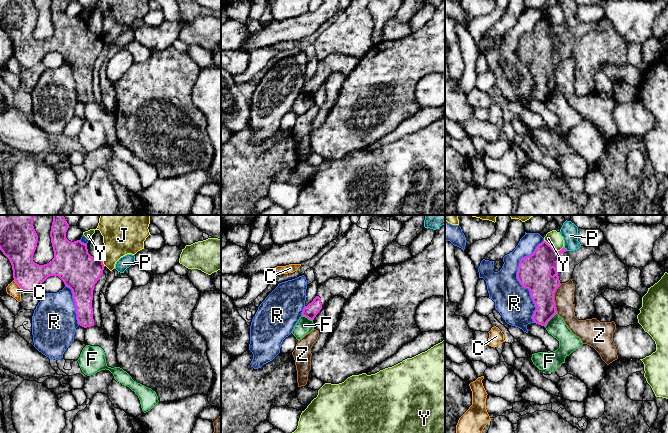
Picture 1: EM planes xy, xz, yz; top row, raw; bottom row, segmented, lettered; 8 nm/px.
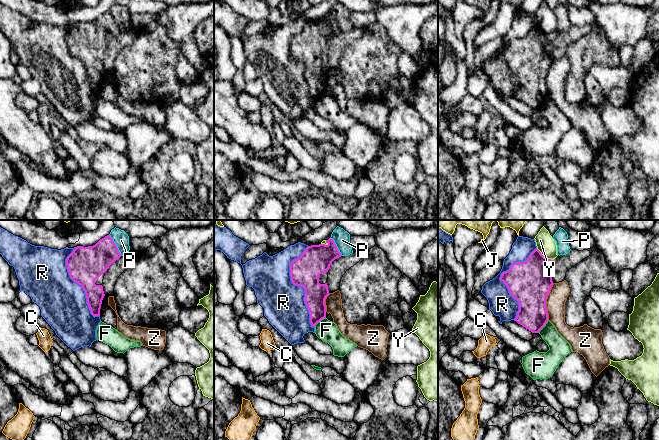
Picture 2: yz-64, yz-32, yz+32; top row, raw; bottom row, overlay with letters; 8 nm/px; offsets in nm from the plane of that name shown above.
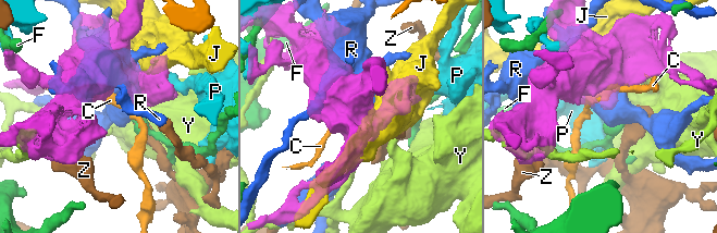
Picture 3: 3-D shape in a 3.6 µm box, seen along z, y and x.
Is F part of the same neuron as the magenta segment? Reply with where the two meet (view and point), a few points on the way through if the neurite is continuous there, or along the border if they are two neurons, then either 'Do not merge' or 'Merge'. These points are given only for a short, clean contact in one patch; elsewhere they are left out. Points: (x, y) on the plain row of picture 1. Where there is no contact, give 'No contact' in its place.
Touches magenta at yz (550, 94). Boundary: yz (556, 88), (544, 102). Do not merge

